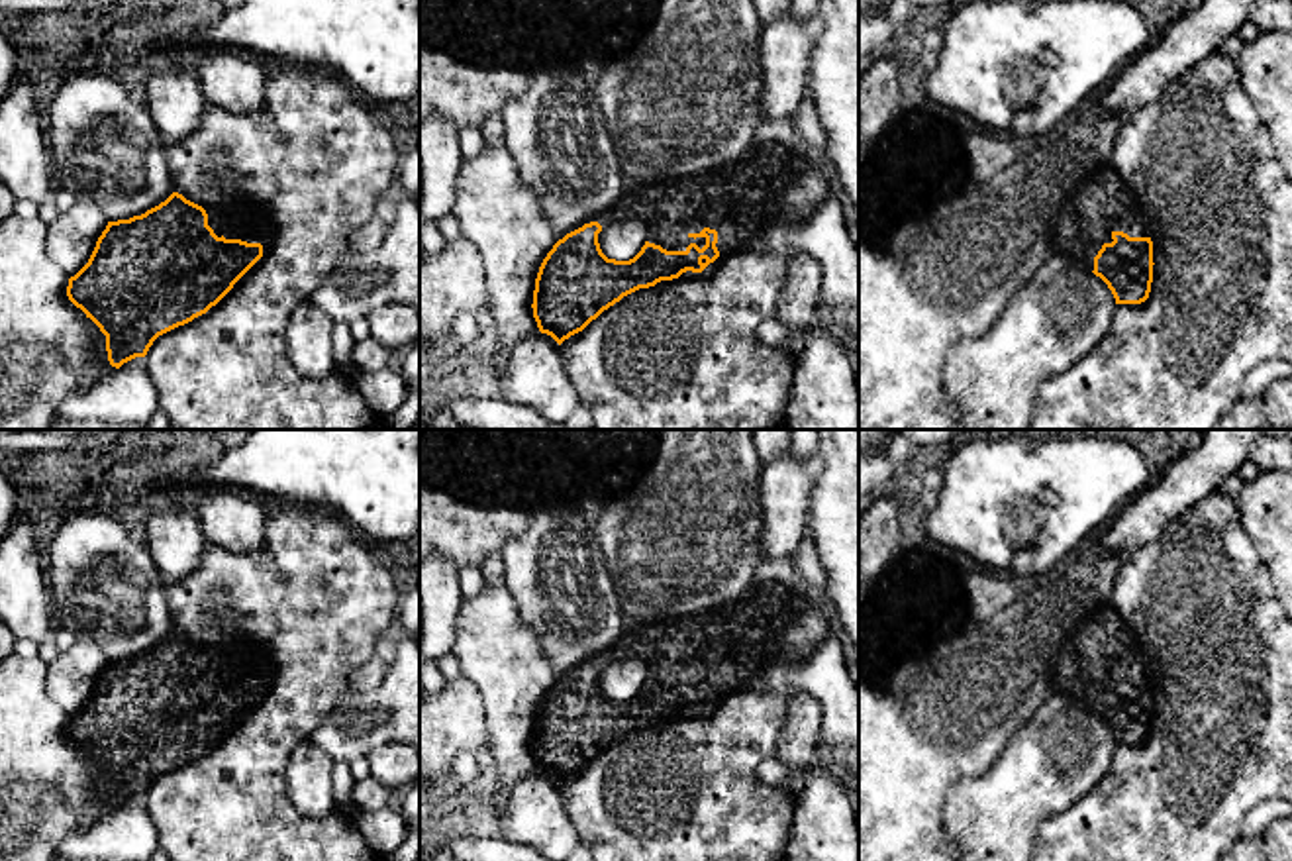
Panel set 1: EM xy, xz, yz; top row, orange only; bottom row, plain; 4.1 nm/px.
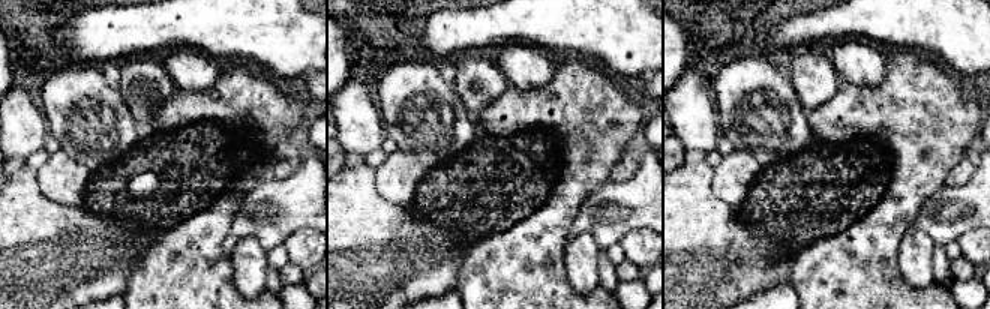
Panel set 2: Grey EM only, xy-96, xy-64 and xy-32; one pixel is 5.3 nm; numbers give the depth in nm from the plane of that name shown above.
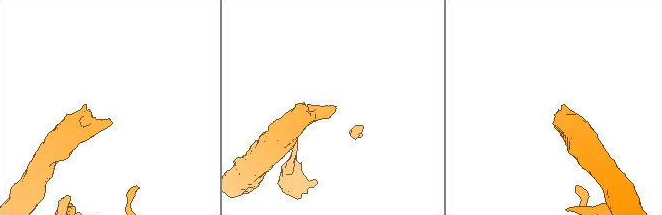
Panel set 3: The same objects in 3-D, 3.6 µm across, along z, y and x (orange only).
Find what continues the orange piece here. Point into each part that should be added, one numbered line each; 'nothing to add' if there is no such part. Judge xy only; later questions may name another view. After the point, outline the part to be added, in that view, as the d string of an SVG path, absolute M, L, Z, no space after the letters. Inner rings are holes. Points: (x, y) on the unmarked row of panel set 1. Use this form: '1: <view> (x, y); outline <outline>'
1: xy (222, 663); outline M206 649L208 653L208 665L214 669L218 677L225 679L241 679L247 681L253 677L251 671L243 669L233 655L229 653L220 653L216 649Z

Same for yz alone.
1: yz (1102, 642); outline M1112 602L1092 608L1065 639L1051 675L1051 690L1074 698L1088 712L1112 673L1149 677L1149 661L1135 630Z

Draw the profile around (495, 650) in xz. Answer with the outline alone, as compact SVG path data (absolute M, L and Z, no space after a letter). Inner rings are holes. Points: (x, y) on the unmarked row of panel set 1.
M504 581L484 584L474 598L461 602L453 657L459 661L463 679L474 683L484 698L490 751L500 779L500 790L490 806L502 820L512 786L539 771L531 747L535 718L557 675L539 639L520 620L516 600Z

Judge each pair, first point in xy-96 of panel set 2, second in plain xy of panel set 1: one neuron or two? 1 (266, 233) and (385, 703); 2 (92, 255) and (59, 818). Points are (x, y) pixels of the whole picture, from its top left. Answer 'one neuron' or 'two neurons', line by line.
1: one neuron
2: one neuron

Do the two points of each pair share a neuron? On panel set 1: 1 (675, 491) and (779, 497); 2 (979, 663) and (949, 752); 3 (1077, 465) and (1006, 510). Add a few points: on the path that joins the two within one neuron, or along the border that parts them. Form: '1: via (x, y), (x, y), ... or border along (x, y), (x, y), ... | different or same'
1: border along (763, 465), (759, 481), (761, 542) | different
2: via (979, 685), (949, 714), (949, 730) | same
3: via (1059, 483), (1049, 493), (1024, 493) | same

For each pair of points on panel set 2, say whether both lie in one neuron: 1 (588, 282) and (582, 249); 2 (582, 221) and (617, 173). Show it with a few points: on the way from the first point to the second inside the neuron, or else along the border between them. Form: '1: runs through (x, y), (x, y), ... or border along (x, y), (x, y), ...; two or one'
1: runs through (584, 275), (582, 257); one
2: border along (639, 161), (630, 177), (609, 180); two

